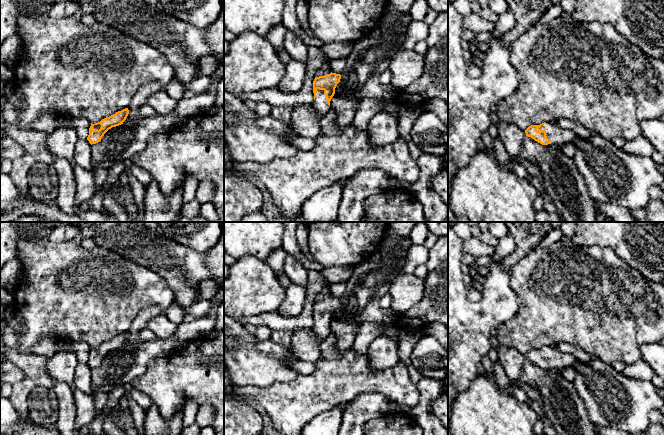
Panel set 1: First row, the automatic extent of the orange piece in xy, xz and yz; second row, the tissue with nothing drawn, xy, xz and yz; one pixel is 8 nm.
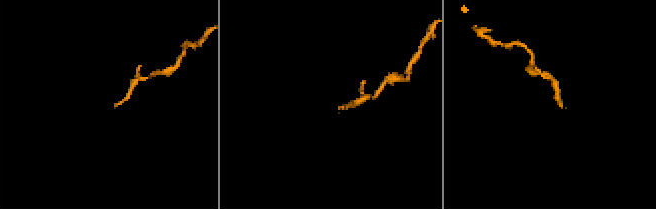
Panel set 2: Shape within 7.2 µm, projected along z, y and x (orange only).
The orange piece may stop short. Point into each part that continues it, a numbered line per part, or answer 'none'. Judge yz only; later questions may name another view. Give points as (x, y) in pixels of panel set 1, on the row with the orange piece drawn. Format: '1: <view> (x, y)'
1: yz (557, 135)

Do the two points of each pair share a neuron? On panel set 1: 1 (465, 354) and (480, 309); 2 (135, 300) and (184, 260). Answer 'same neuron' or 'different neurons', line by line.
1: same neuron
2: different neurons

